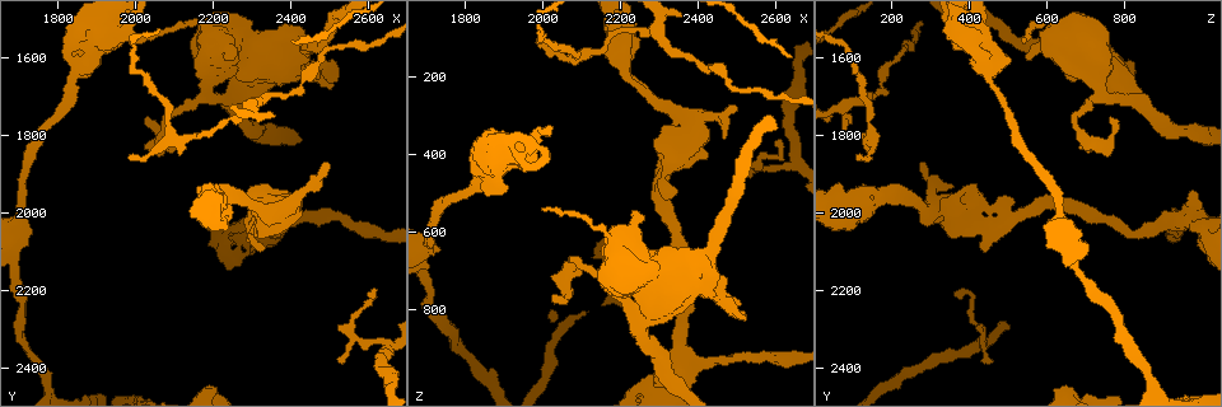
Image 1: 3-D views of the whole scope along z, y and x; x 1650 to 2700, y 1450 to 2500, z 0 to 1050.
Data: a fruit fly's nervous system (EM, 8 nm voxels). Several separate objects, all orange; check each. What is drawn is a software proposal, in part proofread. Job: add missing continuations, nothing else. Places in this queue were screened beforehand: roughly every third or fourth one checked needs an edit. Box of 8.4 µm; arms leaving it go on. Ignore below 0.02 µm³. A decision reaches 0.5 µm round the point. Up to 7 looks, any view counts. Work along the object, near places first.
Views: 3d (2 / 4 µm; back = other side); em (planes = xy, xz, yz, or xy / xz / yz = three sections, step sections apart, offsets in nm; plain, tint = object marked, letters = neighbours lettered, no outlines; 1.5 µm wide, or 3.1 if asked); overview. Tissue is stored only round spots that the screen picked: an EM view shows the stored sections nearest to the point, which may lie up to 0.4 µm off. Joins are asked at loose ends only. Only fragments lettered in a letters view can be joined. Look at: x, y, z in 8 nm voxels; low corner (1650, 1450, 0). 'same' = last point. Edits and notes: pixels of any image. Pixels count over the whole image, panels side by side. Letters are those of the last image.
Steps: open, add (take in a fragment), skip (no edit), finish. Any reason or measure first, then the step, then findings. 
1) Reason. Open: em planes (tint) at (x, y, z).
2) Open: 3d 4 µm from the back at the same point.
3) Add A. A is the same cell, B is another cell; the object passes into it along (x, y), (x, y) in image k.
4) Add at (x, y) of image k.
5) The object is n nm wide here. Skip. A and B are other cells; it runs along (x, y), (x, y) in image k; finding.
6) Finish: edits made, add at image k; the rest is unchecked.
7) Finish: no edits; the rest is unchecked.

Open: 3d 2 µm at (2520, 1660, 815).

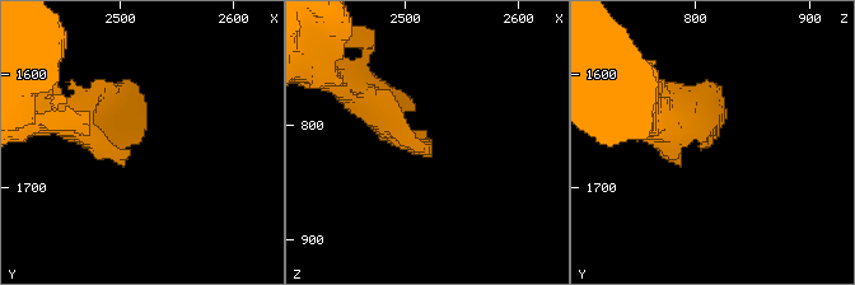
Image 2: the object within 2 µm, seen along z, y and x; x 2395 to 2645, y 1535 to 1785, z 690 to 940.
Shape alone is not enough. Open: em planes (letters) at (2516, 1656, 820).

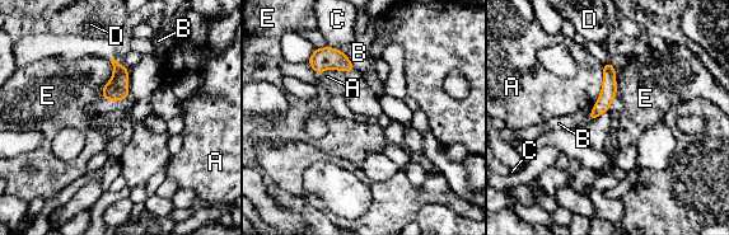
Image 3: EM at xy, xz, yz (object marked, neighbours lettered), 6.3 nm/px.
Skip. A, B, C, D and E are other cells; it runs along (608, 65), (608, 93), (592, 116) in image 3; no lettered fragment goes on from it.

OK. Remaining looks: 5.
Branch stops here. Open: 3d 4 µm at (2490, 1870, 265).

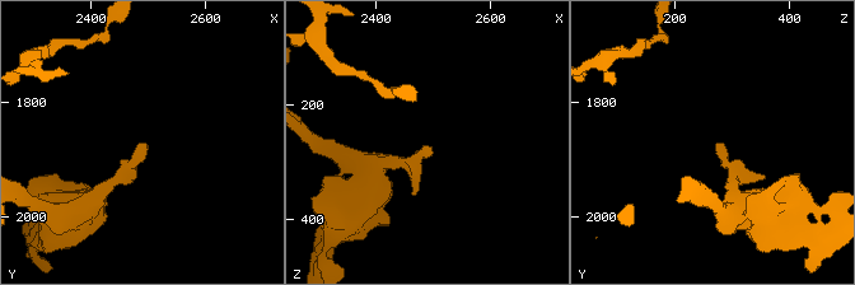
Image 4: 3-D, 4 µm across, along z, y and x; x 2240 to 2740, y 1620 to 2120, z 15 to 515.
Open: em planes (tint) at (2490, 1870, 275).

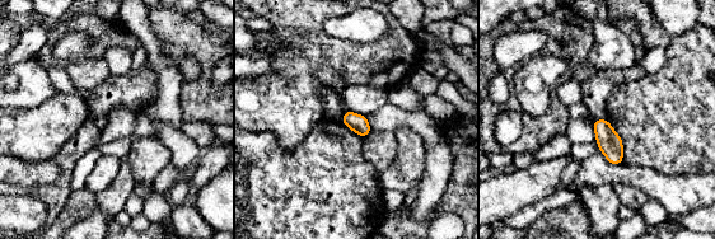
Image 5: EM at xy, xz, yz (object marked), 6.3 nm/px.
Open: em planes (letters) at the same point.

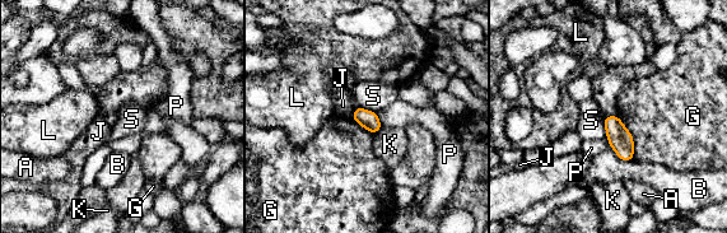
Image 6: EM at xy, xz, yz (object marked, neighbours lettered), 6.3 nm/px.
The longest contact is with G, 300 nm. Skip. A, B, G, J, K, L, P and S are other cells; a border runs along (359, 106), (376, 112) in image 6; no lettered fragment goes on from it.

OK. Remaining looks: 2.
Thin end. Open: em xy step 4 (letters) at (1985, 1850, 115).

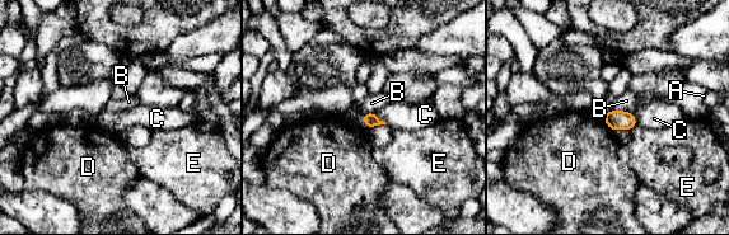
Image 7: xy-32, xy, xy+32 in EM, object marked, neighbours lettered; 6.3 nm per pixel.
Cut it another way. Open: em planes (letters) at the same point.

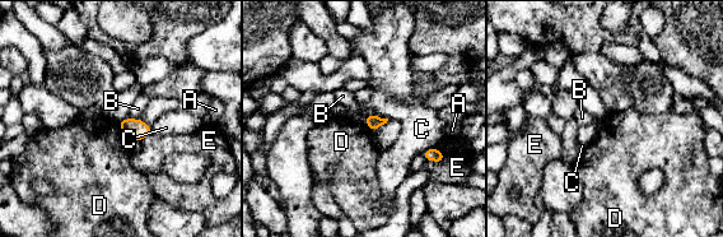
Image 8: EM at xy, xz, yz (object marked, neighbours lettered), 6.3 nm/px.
Skip. A, B, C, D and E are other cells; a border runs along (119, 122), (120, 131), (126, 142) in image 8; none of them fits.

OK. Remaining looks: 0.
Finish: no edits; the rest is unchecked.

